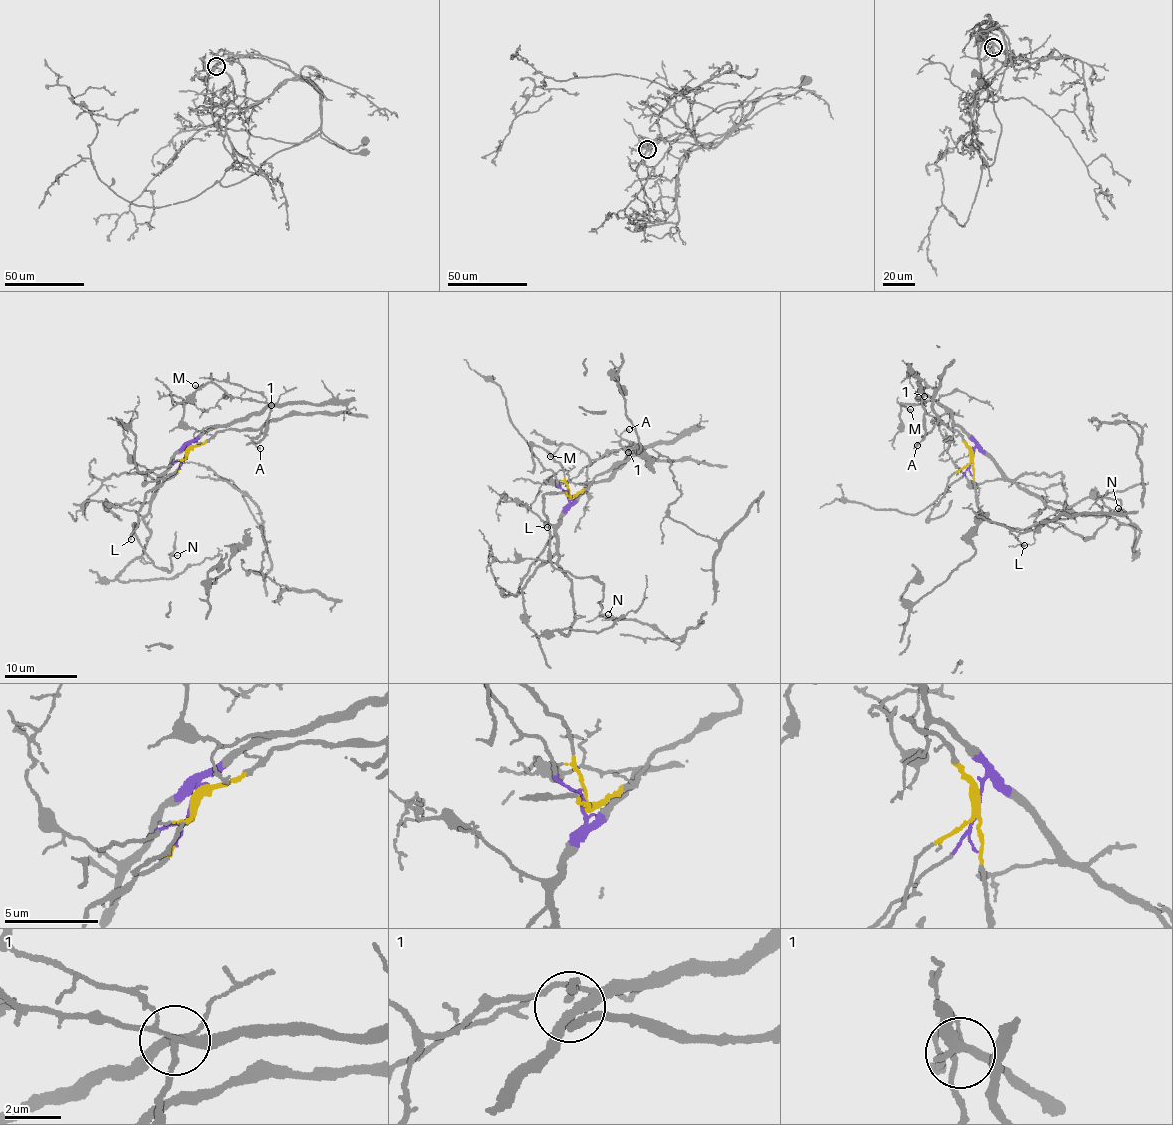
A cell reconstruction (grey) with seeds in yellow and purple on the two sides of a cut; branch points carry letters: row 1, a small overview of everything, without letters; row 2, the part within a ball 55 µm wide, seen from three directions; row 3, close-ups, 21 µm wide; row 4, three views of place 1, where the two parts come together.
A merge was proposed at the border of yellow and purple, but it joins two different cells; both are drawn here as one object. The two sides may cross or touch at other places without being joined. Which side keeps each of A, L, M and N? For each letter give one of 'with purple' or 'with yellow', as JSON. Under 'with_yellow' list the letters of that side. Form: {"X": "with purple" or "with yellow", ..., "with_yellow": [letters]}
{"A": "with yellow", "L": "with yellow", "M": "with purple", "N": "with yellow", "with_yellow": ["A", "L", "N"]}

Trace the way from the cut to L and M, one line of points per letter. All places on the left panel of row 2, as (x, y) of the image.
L: (186, 453), (177, 470), (147, 493), (130, 540)
M: (186, 453), (188, 444), (210, 429), (274, 404), (231, 398), (210, 383), (195, 385)

